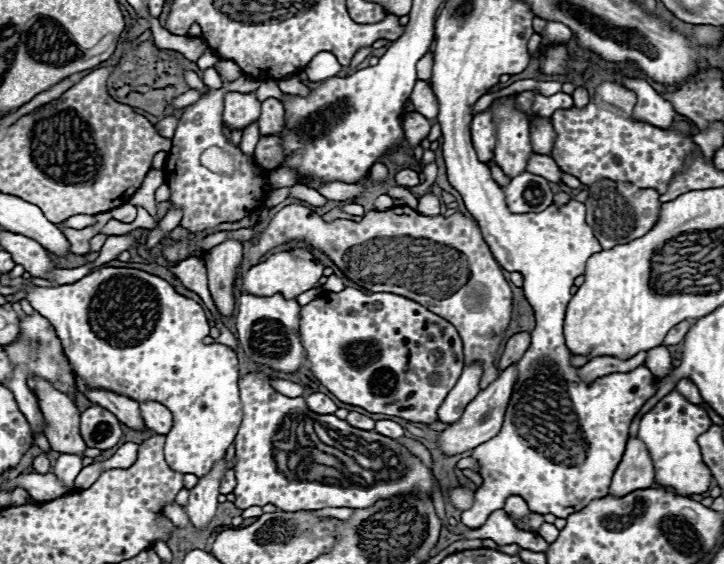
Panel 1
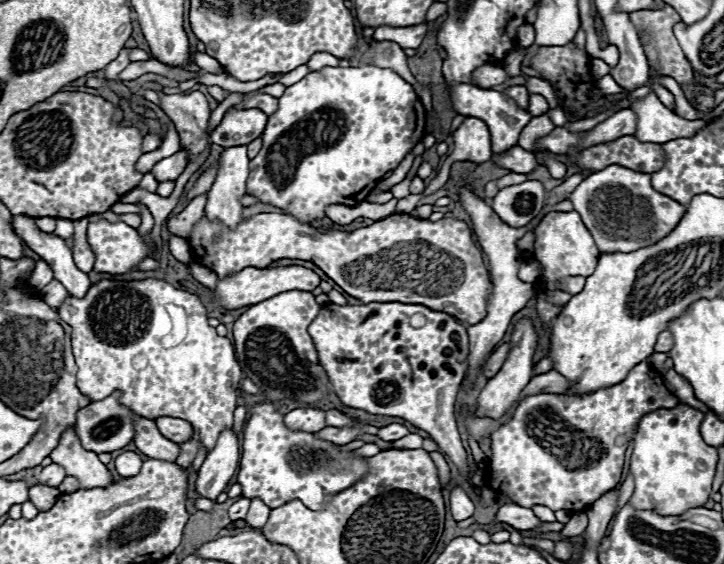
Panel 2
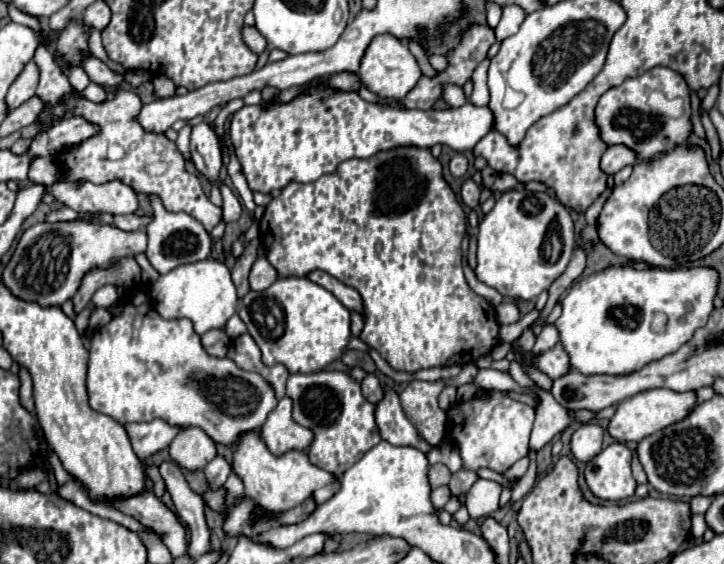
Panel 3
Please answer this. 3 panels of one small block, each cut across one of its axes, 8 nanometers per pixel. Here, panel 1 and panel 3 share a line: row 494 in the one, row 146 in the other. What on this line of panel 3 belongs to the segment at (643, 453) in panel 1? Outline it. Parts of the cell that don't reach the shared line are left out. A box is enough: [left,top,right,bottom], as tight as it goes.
[600,146,636,174]

